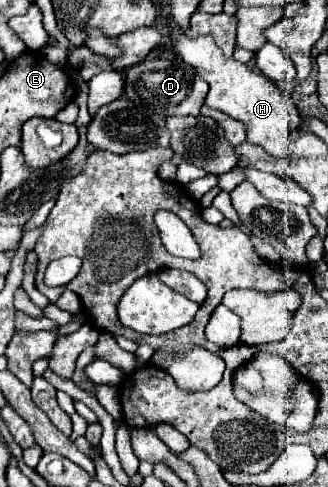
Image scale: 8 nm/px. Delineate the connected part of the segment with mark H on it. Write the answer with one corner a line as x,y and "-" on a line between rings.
170,23
170,31
174,37
176,55
184,63
192,65
196,69
196,73
210,85
206,105
244,123
248,143
264,147
264,151
270,153
272,157
288,155
288,135
296,129
300,129
300,123
302,123
296,103
292,99
284,97
282,91
278,91
278,87
272,81
268,81
264,75
248,69
246,65
242,65
234,59
226,59
210,35
190,39
174,23

